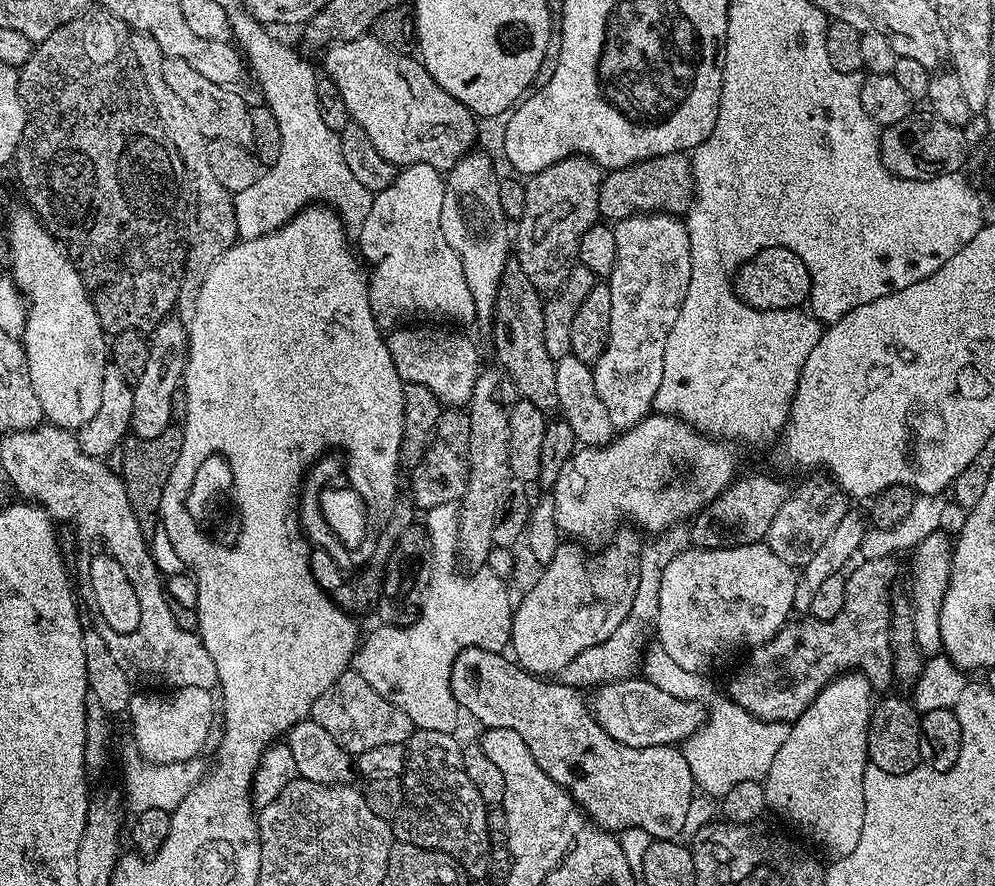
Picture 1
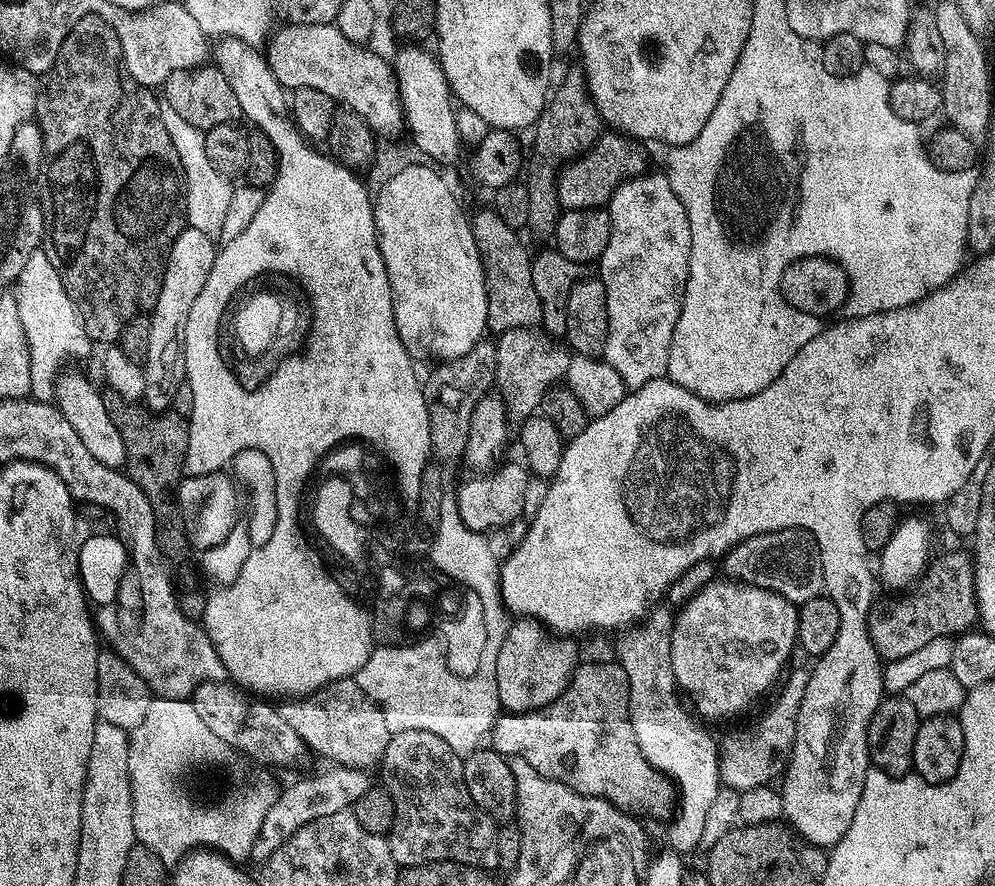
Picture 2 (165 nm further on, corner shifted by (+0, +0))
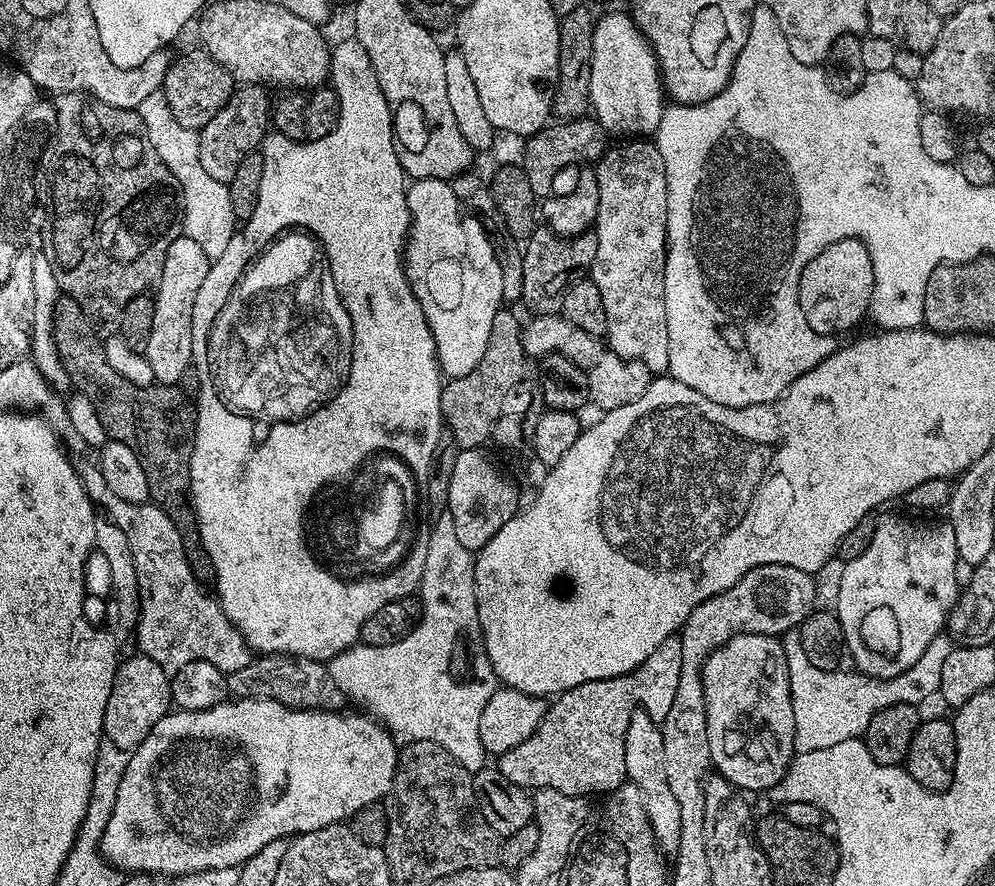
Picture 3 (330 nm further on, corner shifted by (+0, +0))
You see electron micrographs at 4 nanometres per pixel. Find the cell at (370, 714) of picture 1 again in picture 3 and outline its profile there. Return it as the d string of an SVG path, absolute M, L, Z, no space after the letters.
M257 655L242 670L227 673L226 688L236 698L263 698L284 704L287 708L318 708L321 710L340 710L345 707L346 697L334 686L327 667L319 660L301 660L298 656Z

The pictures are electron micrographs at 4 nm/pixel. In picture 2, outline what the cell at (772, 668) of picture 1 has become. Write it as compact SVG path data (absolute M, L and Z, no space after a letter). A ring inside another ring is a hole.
M948 552L929 563L918 586L911 589L909 600L892 604L885 612L873 611L868 618L868 633L876 652L885 661L906 658L926 642L947 636L955 638L977 623L976 566L971 555ZM973 623L973 624L972 624Z

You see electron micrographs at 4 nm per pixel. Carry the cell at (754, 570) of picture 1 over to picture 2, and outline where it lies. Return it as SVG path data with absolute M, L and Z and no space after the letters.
M715 578L702 585L693 597L679 606L672 621L670 638L670 659L677 689L684 696L688 695L693 706L708 720L736 716L746 711L755 700L762 699L768 691L771 693L785 671L784 663L791 656L792 648L794 652L798 644L797 605L777 592L745 584L735 578L723 579Z

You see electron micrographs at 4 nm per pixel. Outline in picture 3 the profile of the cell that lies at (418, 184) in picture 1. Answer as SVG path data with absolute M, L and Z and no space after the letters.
M412 180L408 184L408 209L412 215L412 224L408 228L404 246L404 273L410 282L410 290L414 290L414 298L418 298L418 306L422 306L422 314L426 314L426 322L436 347L436 361L445 377L470 374L470 370L482 362L482 354L486 354L494 314L498 314L505 303L502 266L496 257L493 241L486 228L484 232L485 225L481 217L460 203L449 181Z

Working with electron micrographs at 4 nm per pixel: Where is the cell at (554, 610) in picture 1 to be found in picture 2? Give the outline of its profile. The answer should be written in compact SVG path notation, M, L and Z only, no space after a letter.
M520 618L515 623L513 628L511 625L505 631L504 641L498 650L498 698L505 713L533 712L554 702L554 698L558 698L572 681L572 674L578 667L577 641L547 636L544 625L538 620Z

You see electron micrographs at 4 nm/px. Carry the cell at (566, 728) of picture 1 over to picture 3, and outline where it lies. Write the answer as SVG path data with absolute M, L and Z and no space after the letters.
M625 677L582 682L582 686L561 692L547 705L538 730L534 730L526 742L521 742L519 746L514 746L514 750L506 750L499 756L500 773L510 778L514 786L525 790L549 788L567 796L585 798L596 794L592 792L615 792L626 780L626 726L630 726L630 718L637 708L637 703L631 698L631 686Z

